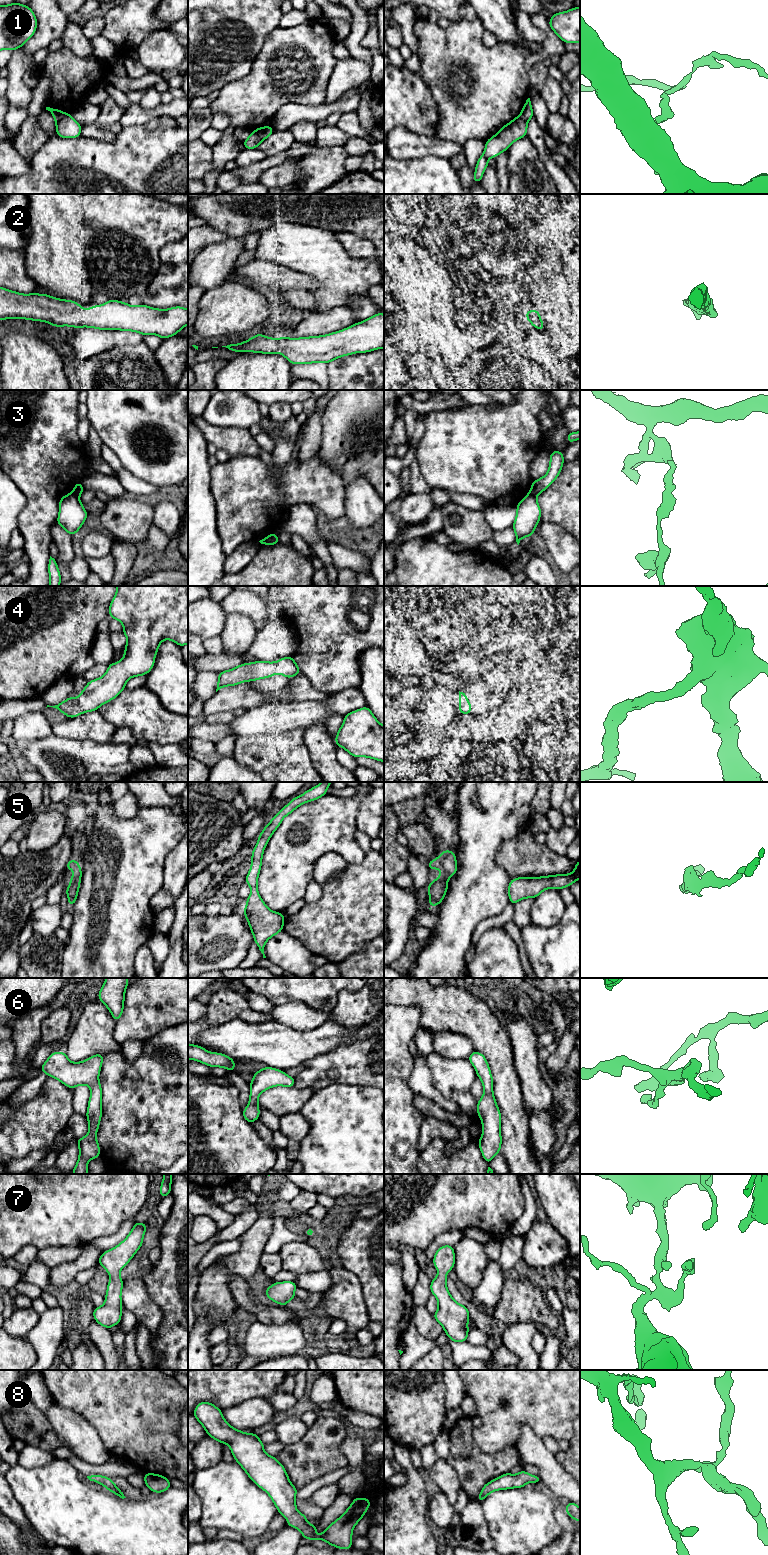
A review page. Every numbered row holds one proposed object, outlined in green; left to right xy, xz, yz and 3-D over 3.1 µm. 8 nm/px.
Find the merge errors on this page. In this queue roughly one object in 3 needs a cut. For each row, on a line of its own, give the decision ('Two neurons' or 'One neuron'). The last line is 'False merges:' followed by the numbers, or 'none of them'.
1: Two neurons
2: One neuron
3: Two neurons
4: One neuron
5: One neuron
6: One neuron
7: One neuron
8: One neuron
False merges: 1, 3

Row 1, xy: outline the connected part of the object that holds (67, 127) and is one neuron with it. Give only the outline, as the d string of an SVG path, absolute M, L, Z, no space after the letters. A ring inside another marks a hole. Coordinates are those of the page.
M71 114L64 115L56 126L56 135L61 138L80 137L82 126L72 117Z

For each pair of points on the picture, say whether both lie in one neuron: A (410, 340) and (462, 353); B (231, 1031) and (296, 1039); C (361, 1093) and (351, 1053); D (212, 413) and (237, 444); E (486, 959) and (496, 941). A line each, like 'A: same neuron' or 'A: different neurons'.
A: different neurons
B: same neuron
C: different neurons
D: different neurons
E: same neuron

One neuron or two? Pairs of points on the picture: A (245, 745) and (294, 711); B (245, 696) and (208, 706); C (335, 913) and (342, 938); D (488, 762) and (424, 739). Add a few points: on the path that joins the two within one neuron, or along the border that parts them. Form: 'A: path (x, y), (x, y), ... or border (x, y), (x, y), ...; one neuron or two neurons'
A: border (284, 730), (255, 735), (240, 735), (238, 737); two neurons
B: path (236, 697), (229, 697), (217, 703); one neuron
C: path (341, 919), (341, 932); one neuron
D: border (465, 739), (447, 740), (441, 746), (437, 758); two neurons

